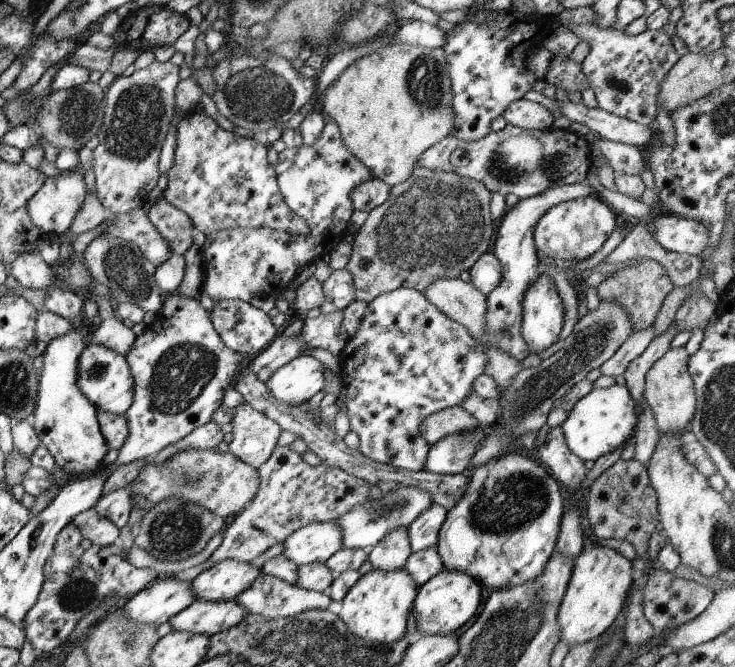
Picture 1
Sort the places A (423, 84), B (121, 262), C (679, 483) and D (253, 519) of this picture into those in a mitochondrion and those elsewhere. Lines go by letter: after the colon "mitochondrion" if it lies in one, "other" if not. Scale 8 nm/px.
A: mitochondrion
B: mitochondrion
C: other
D: other

